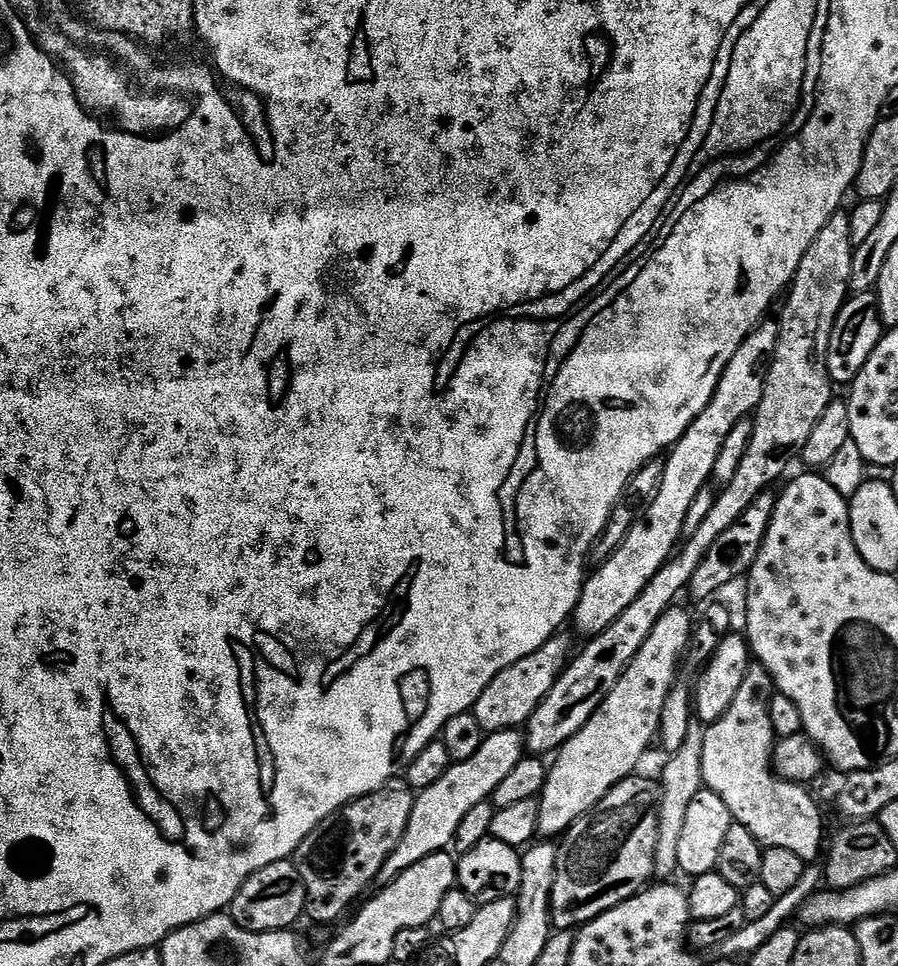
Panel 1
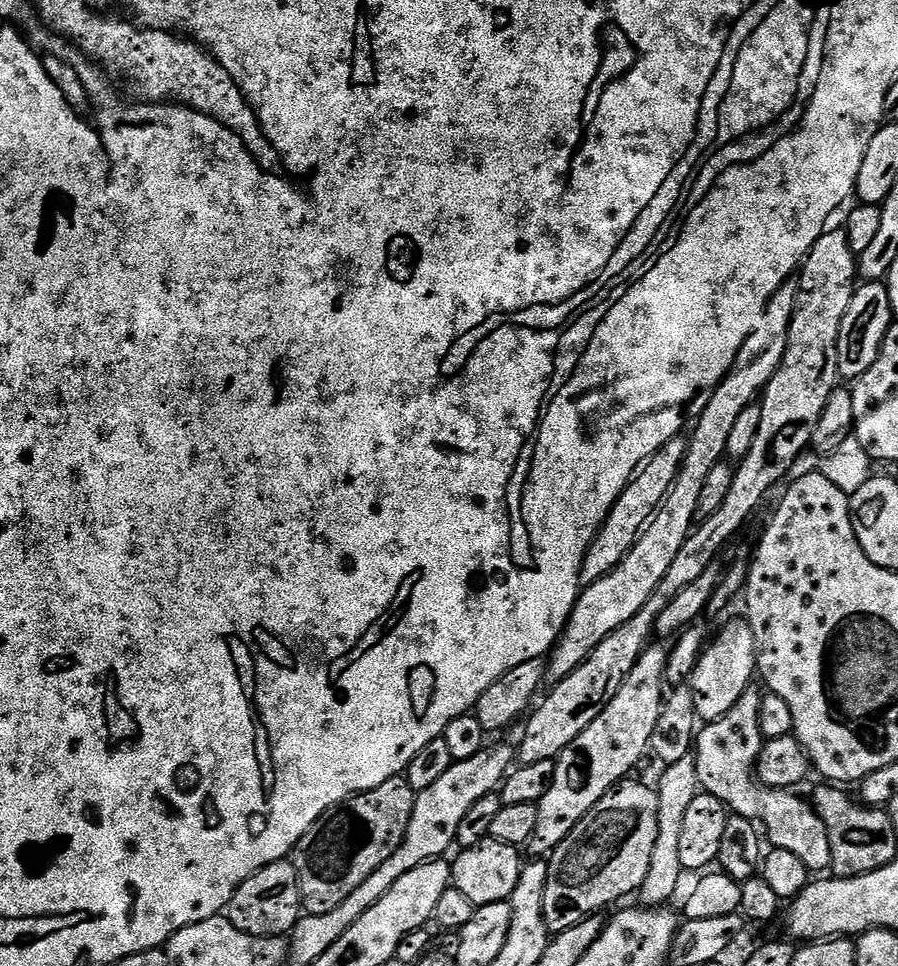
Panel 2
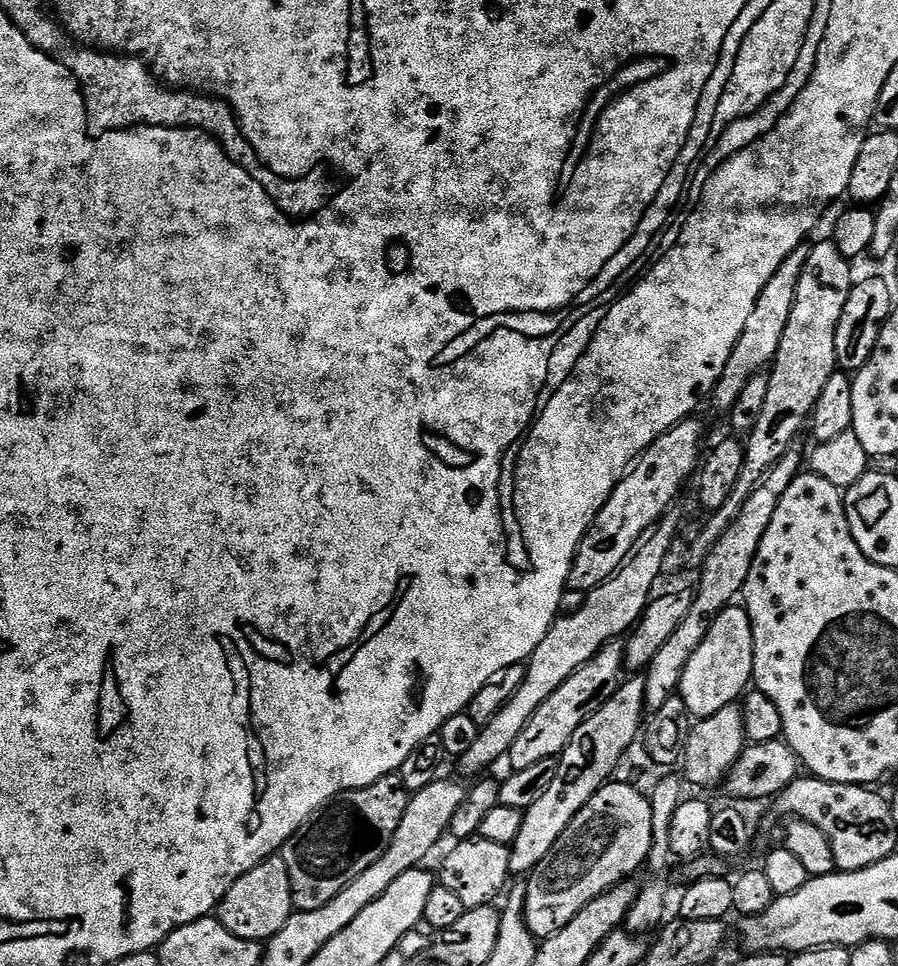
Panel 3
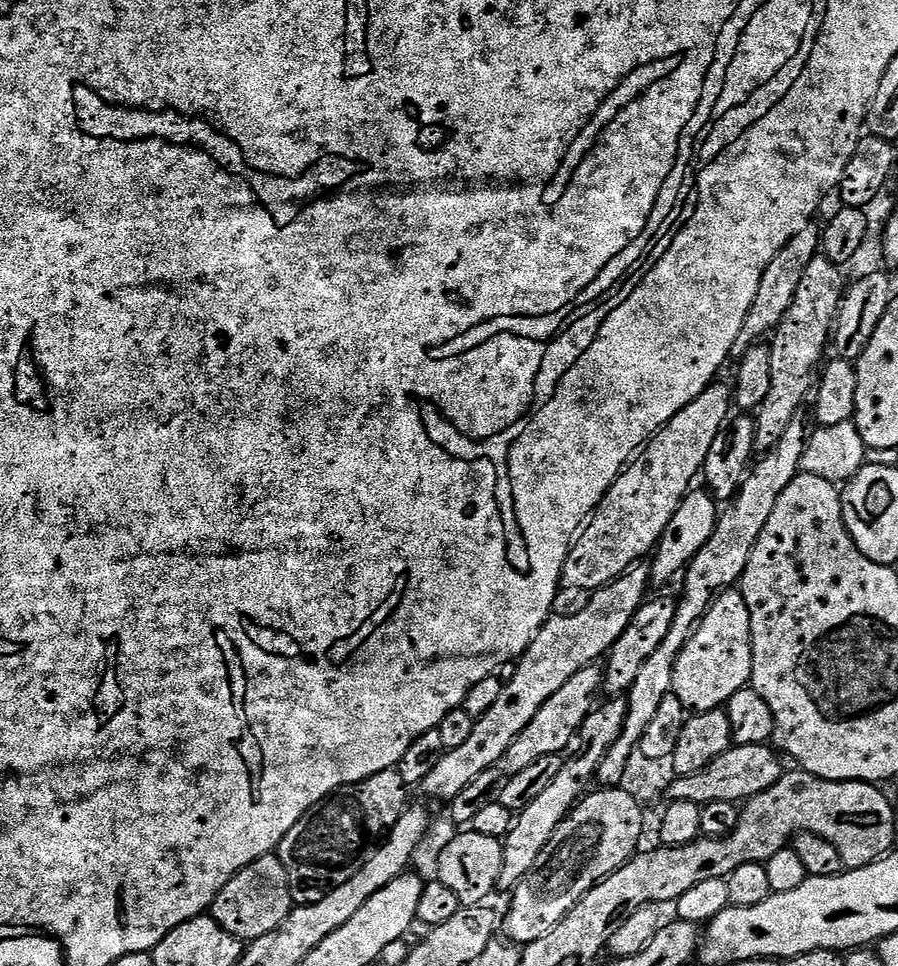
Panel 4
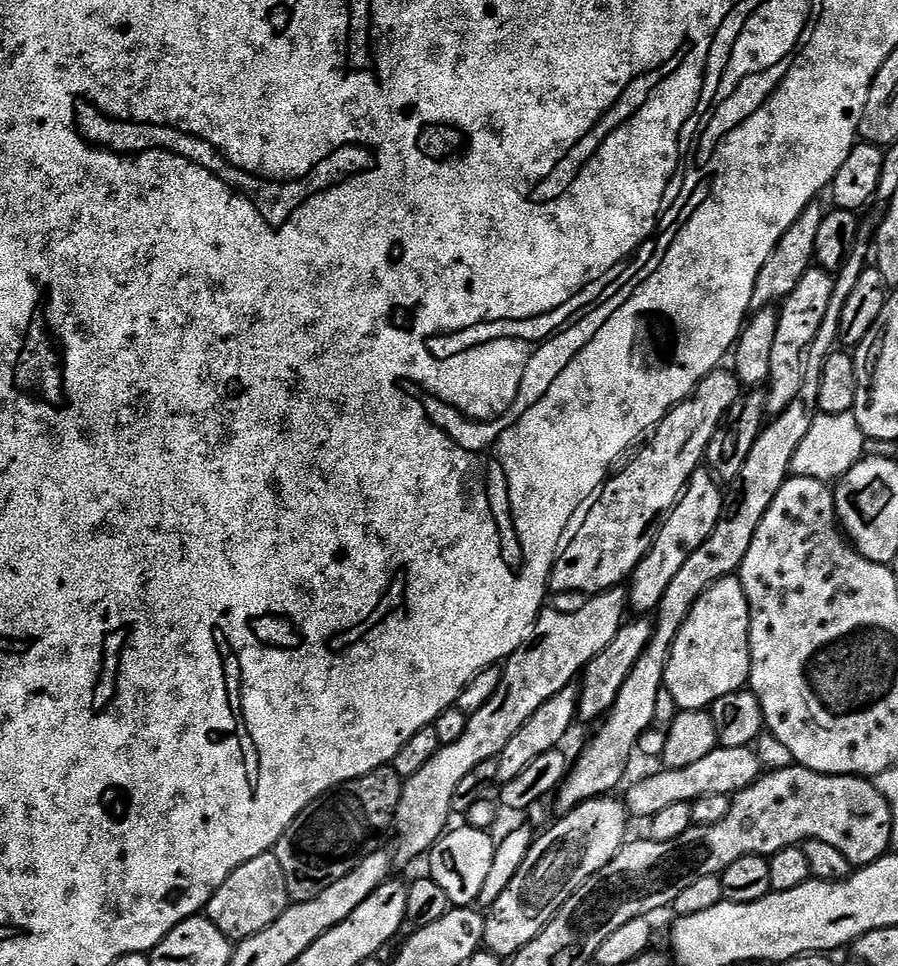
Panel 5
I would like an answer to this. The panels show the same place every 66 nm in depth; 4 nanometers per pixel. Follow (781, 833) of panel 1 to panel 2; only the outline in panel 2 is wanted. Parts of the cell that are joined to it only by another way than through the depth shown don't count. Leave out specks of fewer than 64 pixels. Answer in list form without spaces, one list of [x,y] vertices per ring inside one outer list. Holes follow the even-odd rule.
[[[750,686],[734,702],[734,706],[722,718],[707,721],[695,737],[694,755],[698,782],[703,791],[721,800],[735,815],[762,823],[768,827],[766,840],[772,848],[790,850],[806,862],[809,873],[824,874],[832,866],[832,847],[826,826],[815,808],[792,790],[765,788],[756,779],[756,759],[766,743],[760,729],[762,692],[759,687]]]

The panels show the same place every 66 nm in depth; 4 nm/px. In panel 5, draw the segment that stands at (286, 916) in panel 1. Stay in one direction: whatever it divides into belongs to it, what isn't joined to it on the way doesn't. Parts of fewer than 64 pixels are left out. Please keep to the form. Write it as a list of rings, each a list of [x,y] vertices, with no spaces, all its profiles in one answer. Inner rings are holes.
[[[275,851],[258,854],[258,858],[250,858],[250,862],[242,862],[218,886],[218,890],[210,898],[206,915],[222,934],[226,934],[228,939],[239,942],[266,930],[289,906],[288,891],[286,890],[286,874],[282,874],[282,862],[278,862]]]

